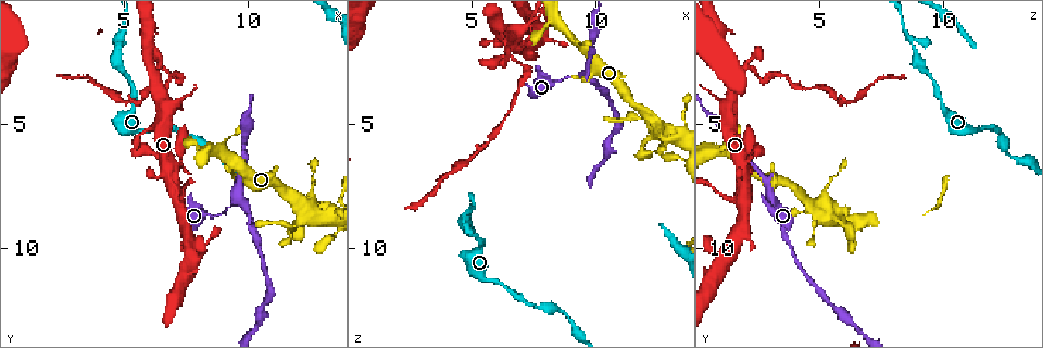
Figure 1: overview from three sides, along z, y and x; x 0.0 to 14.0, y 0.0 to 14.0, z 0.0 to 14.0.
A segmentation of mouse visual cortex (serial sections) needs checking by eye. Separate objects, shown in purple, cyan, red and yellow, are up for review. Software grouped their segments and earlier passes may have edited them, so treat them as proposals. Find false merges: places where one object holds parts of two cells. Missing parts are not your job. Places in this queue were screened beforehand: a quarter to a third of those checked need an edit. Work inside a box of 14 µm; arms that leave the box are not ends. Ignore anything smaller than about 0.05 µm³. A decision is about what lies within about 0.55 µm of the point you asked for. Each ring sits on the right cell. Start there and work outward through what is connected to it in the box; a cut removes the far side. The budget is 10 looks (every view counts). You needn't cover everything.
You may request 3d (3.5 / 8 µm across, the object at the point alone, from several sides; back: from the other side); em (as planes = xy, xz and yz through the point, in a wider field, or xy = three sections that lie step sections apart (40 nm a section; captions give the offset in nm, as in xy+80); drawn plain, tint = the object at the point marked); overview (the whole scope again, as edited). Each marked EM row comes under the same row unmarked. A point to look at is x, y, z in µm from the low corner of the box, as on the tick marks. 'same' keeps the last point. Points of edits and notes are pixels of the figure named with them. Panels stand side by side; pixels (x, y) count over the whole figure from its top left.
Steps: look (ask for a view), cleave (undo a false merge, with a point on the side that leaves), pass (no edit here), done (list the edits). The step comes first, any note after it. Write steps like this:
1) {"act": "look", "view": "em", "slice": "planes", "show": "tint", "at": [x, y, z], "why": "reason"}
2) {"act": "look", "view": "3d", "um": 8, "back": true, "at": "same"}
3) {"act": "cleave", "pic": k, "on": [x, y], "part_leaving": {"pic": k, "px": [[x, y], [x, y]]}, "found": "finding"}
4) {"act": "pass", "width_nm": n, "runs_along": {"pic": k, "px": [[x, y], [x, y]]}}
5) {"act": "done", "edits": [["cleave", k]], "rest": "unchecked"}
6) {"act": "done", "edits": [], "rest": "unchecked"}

{"act": "look", "view": "3d", "um": 8, "at": [4.8, 1.6, 8.7], "why": "thick turns thin"}

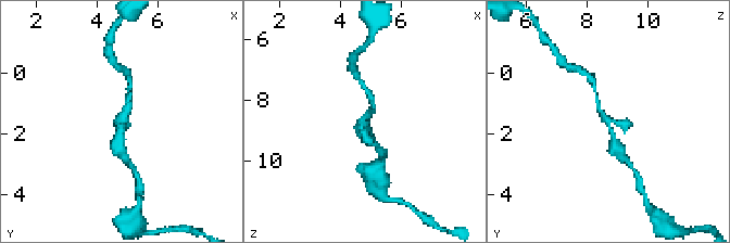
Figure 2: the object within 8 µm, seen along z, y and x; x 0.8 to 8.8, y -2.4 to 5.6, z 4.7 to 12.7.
{"act": "look", "view": "em", "slice": "planes", "show": "tint", "at": [4.7, 1.7, 8.7]}

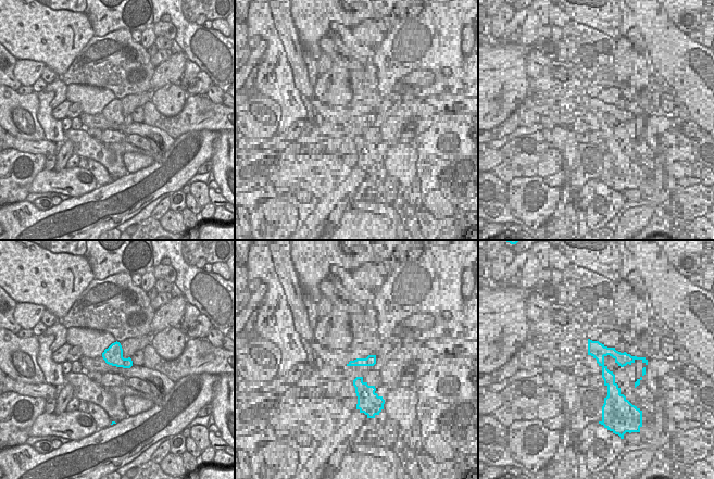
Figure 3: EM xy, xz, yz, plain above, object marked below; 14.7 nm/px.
{"act": "pass", "runs_along": {"pic": 2, "px": [[619, 153], [596, 98]]}, "found": "all the same cell"}

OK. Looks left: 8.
{"act": "look", "view": "3d", "um": 3.5, "at": [7.0, 7.8, 1.9], "why": "branch point"}

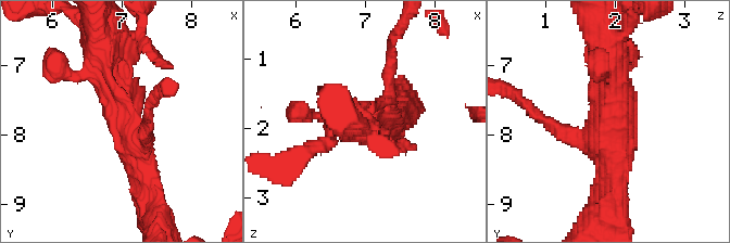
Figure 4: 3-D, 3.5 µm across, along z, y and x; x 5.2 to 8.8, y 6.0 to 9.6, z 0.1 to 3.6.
{"act": "look", "view": "em", "slice": "xy", "step": 5, "show": "tint", "at": [6.95, 7.75, 2.05], "arms": 3, "arm_widths_nm": [200, 250, 450], "why": "need the tissue"}

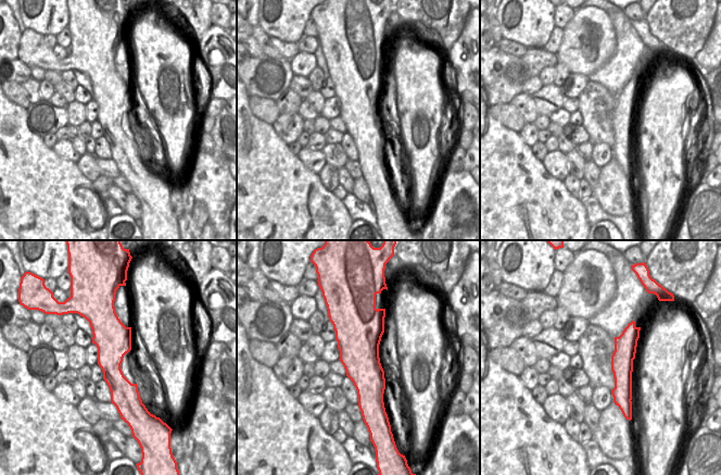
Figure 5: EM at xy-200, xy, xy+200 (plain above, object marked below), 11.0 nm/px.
{"act": "pass", "runs_along": {"pic": 4, "px": [[100, 48], [127, 157], [143, 181]]}, "found": "continuous, no second cell"}

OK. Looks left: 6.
{"act": "look", "view": "3d", "um": 8, "at": [6.5, 2.5, 2.3], "why": "sharp bend"}

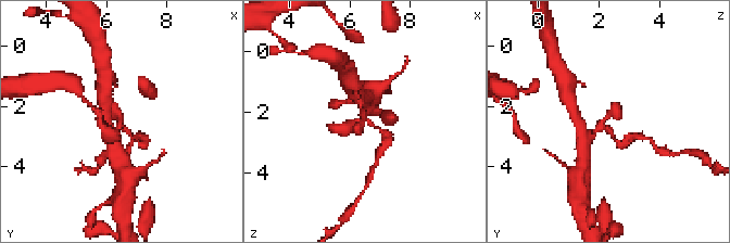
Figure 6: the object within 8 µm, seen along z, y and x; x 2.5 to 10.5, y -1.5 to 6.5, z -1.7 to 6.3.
{"act": "look", "view": "em", "slice": "xy", "step": 1, "show": "tint", "at": [6.5, 2.4, 2.1], "why": "need the tissue"}

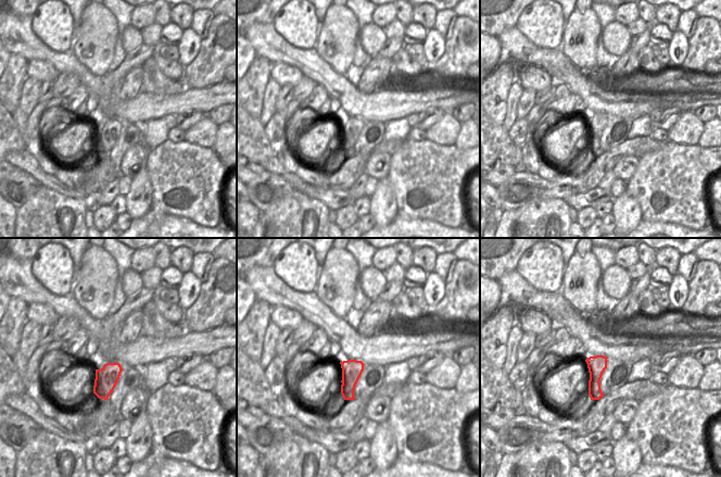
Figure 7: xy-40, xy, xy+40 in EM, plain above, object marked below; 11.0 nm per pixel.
{"act": "cleave", "pic": 6, "on": [135, 138], "width_nm": 220, "part_leaving": {"pic": 6, "px": [[367, 119], [387, 135], [387, 144]]}, "found": "two cells meet here"}

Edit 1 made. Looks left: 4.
{"act": "look", "view": "3d", "um": 8, "at": [11.9, 9.2, 4.8], "why": "sharp bend"}

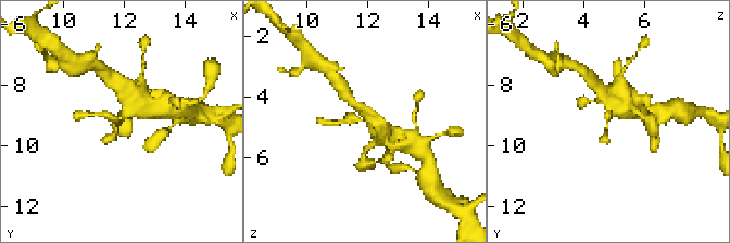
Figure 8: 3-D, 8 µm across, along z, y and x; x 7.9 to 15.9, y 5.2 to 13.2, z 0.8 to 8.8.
{"act": "look", "view": "em", "slice": "xy", "step": 3, "show": "tint", "at": [11.9, 9.1, 4.7], "why": "shape alone is not enough"}

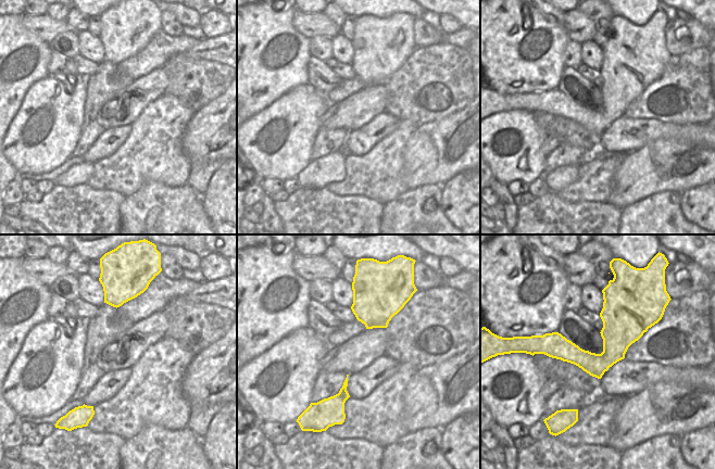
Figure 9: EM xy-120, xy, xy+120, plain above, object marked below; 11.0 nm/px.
{"act": "pass", "runs_along": {"pic": 8, "px": [[130, 94], [121, 119], [90, 114]]}, "found": "continuous, no second cell"}

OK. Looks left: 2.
{"act": "done", "edits": [["cleave", 6]], "rest": "unchecked"}

